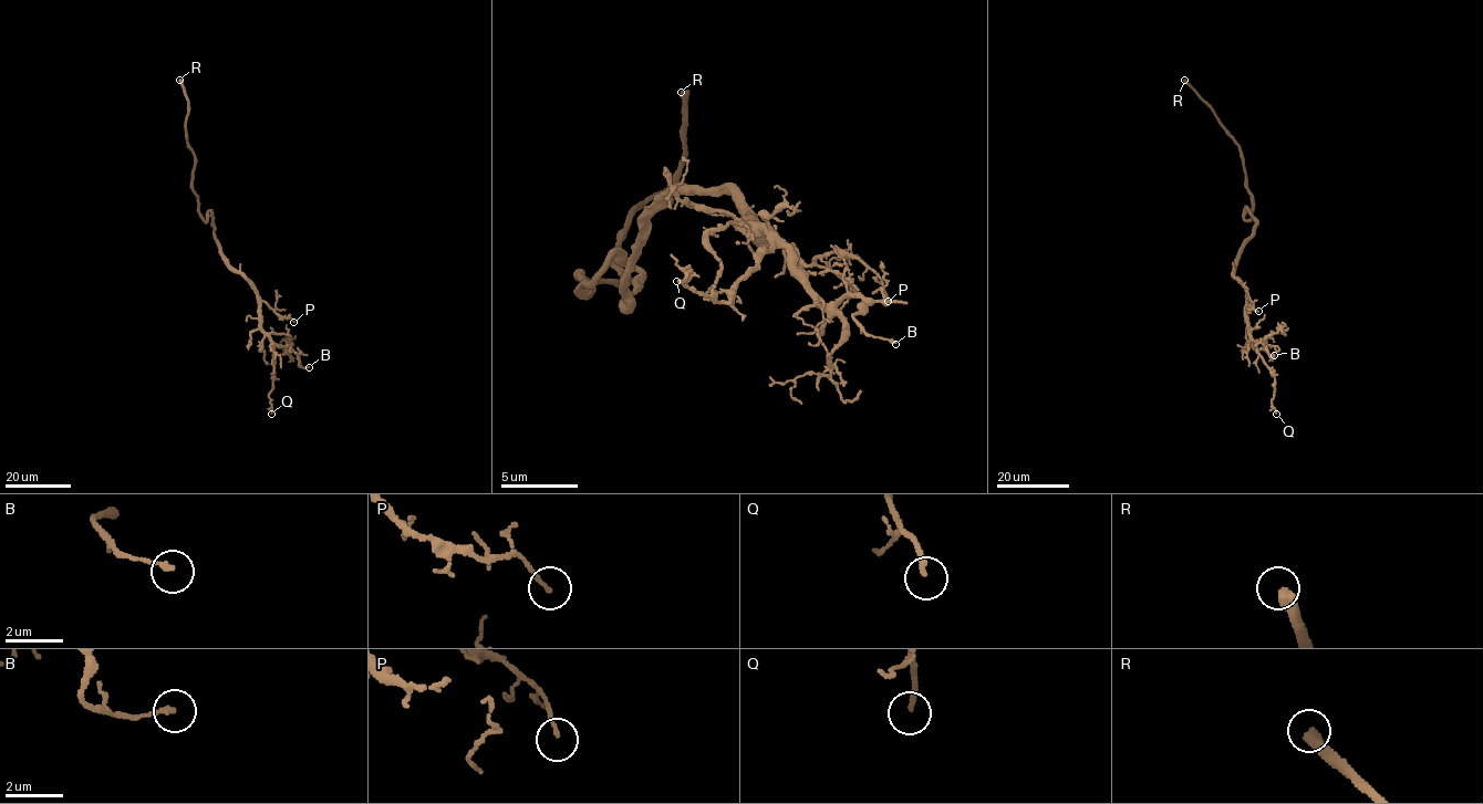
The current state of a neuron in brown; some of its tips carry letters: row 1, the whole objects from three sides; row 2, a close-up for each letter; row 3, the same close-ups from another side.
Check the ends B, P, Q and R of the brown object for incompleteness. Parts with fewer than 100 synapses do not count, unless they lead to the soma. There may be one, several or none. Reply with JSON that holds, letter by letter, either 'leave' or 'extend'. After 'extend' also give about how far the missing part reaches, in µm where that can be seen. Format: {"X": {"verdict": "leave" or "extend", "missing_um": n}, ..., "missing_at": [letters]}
{"B": {"verdict": "leave"}, "P": {"verdict": "leave"}, "Q": {"verdict": "leave"}, "R": {"verdict": "extend", "missing_um": 160}, "missing_at": ["R"]}

